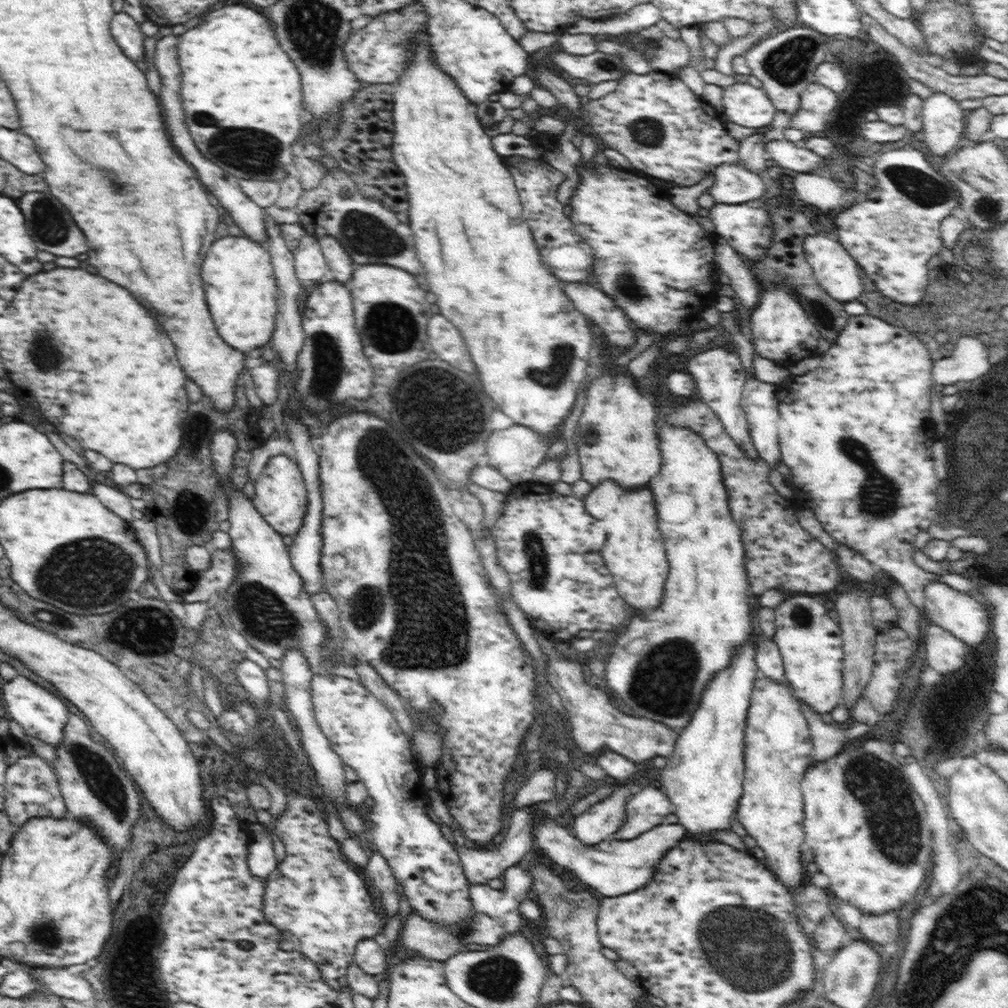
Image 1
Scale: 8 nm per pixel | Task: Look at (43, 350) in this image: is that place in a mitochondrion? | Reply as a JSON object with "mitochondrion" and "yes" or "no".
{"mitochondrion":"yes"}

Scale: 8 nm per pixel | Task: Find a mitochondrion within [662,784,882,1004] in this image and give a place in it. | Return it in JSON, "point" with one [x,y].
{"point":[751,951]}

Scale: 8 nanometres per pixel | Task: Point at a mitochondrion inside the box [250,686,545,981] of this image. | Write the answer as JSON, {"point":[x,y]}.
{"point":[465,932]}

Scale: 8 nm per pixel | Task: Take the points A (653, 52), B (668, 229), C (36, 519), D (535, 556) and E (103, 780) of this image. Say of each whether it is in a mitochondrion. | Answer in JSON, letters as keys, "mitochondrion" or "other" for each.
{"A":"other","B":"other","C":"other","D":"mitochondrion","E":"mitochondrion"}

